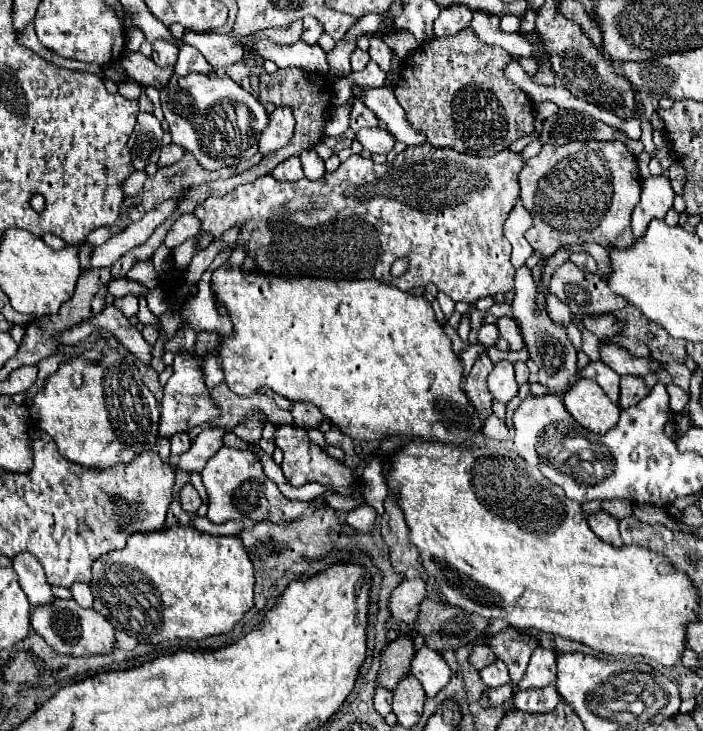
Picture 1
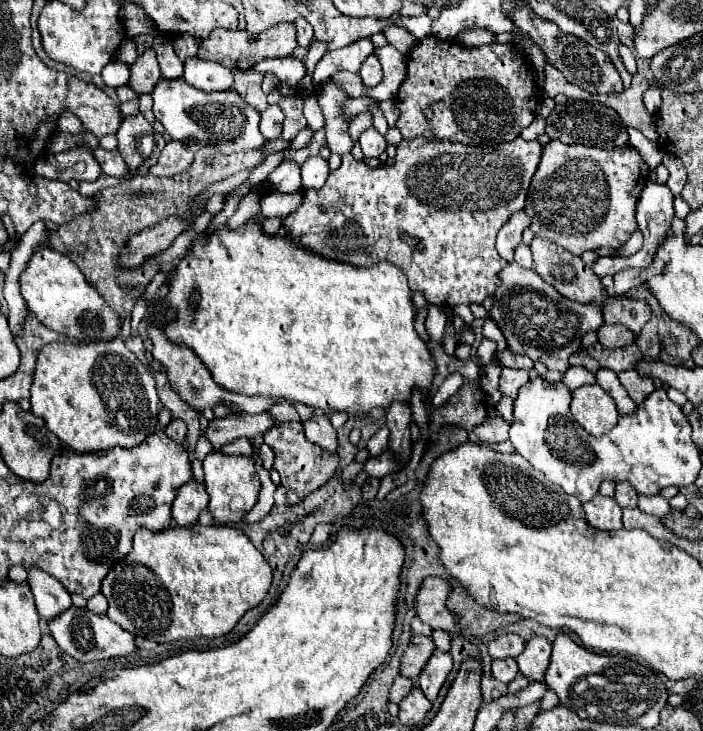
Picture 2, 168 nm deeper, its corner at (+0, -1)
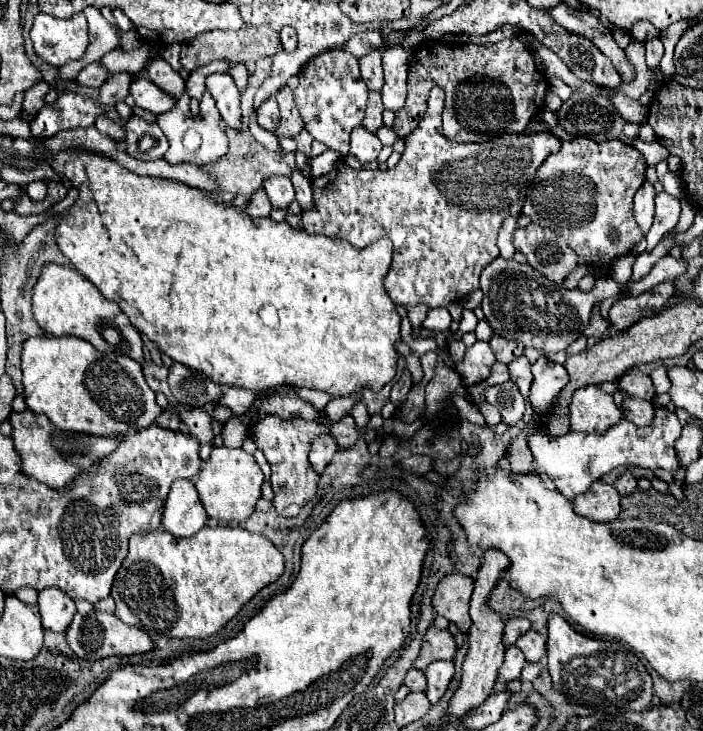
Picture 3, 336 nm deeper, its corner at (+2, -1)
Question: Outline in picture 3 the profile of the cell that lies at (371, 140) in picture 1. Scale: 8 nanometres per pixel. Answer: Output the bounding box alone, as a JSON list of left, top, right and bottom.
[350,126,382,164]

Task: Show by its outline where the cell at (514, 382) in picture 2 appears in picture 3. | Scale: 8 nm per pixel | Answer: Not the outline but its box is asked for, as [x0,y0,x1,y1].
[508,356,532,398]

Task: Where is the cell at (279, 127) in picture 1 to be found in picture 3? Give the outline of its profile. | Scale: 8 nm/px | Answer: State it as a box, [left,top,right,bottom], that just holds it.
[256,98,280,132]

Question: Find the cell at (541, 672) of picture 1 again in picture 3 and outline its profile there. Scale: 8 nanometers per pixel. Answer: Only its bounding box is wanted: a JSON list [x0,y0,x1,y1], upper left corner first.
[516,630,546,662]

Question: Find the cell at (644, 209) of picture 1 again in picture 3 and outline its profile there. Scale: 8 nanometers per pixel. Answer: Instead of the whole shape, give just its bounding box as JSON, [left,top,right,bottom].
[648,192,680,250]

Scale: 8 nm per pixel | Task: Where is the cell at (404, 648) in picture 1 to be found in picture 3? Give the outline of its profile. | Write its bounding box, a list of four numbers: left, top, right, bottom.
[414,628,458,670]

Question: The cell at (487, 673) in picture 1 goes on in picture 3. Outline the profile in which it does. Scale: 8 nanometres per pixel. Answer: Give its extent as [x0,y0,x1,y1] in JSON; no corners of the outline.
[500,646,526,682]

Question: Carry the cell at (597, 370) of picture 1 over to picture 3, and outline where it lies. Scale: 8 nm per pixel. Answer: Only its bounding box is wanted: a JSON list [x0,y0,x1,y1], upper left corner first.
[624,398,654,426]

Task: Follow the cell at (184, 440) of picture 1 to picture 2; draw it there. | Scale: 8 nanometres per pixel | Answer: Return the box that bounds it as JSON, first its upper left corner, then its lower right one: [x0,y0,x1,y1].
[166,420,186,444]

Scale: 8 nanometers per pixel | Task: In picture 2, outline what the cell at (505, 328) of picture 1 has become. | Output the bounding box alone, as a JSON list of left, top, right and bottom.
[482,318,508,350]

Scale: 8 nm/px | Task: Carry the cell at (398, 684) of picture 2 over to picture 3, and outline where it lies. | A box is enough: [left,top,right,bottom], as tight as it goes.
[404,668,426,692]

